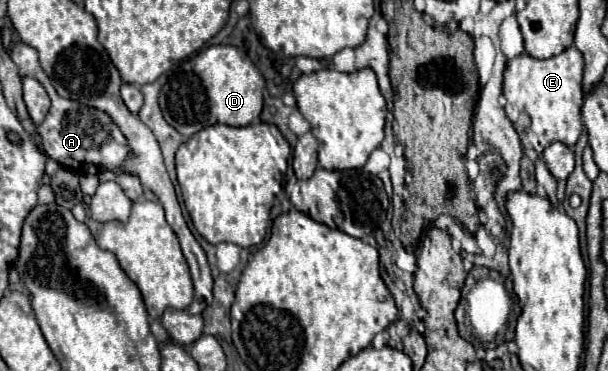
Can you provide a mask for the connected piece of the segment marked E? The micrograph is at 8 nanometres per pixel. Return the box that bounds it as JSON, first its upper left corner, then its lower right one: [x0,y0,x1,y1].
[503,46,583,152]

